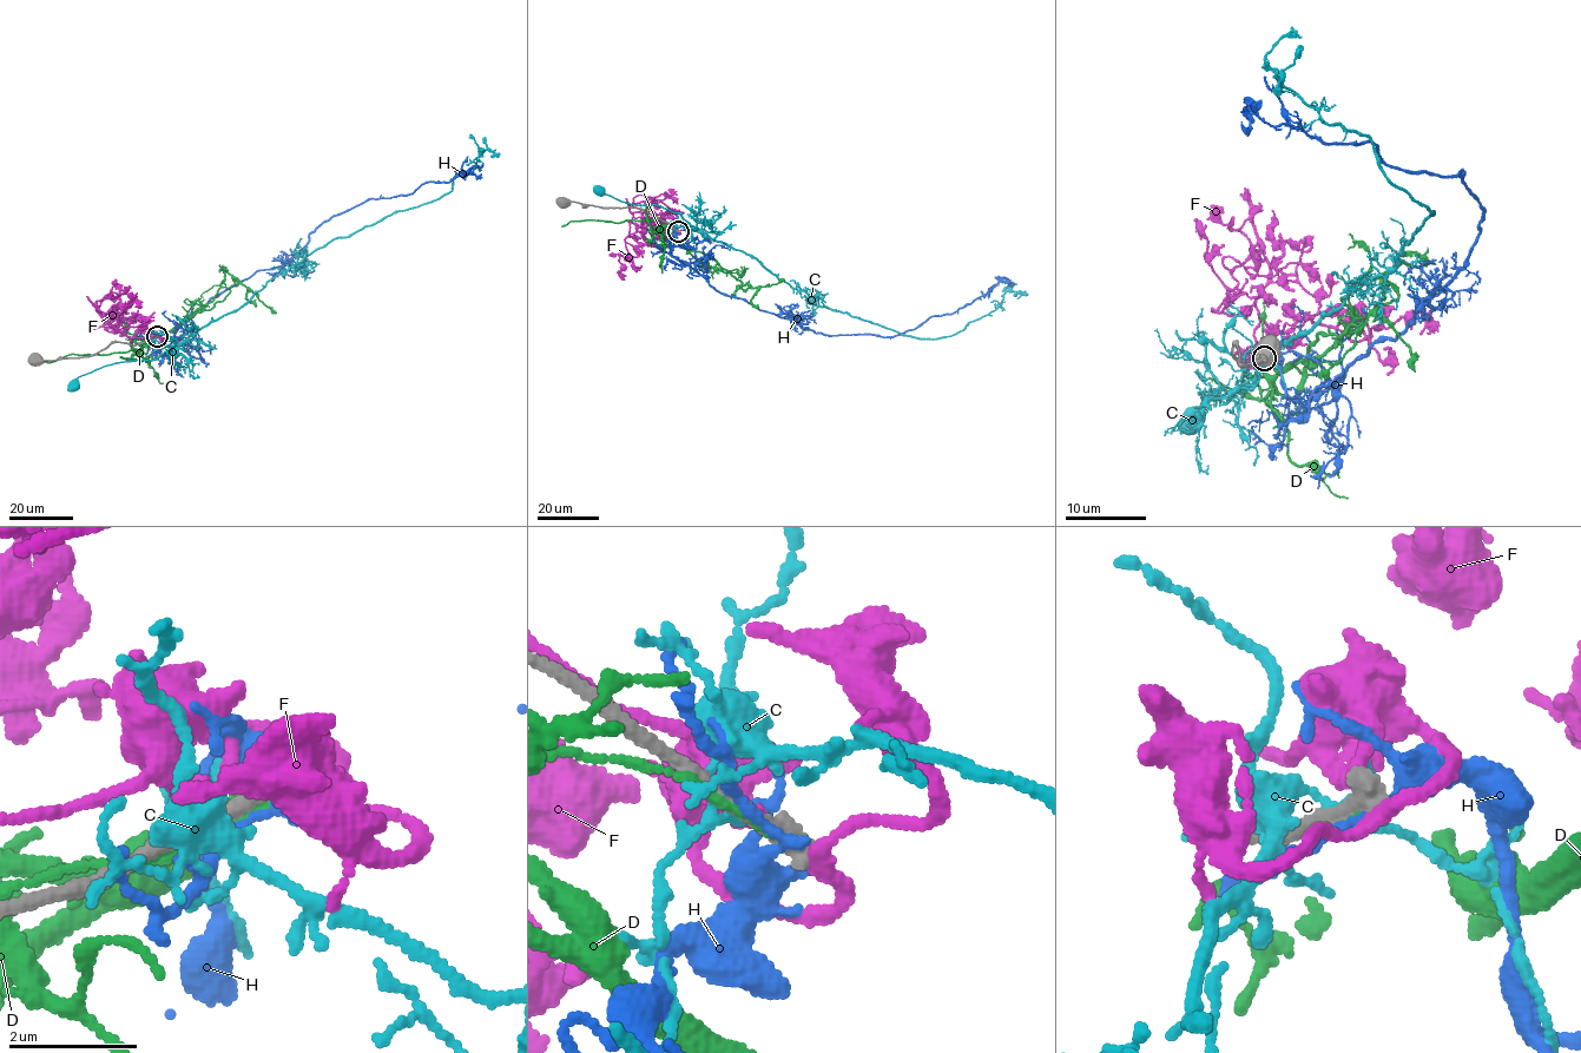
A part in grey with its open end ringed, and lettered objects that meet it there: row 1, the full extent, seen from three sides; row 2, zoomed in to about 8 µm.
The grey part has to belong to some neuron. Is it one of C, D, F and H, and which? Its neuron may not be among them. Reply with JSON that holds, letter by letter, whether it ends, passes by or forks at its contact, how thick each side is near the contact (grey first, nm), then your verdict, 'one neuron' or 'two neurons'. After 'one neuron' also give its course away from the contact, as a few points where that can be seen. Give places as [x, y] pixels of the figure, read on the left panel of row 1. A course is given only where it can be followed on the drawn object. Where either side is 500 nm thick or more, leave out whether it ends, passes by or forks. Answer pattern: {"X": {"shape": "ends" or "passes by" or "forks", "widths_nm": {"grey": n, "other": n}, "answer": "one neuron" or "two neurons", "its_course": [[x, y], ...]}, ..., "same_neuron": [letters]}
{"C": {"shape": "passes by", "widths_nm": {"grey": 240, "other": 200}, "answer": "two neurons"}, "D": {"shape": "ends", "widths_nm": {"grey": 240, "other": 170}, "answer": "two neurons"}, "F": {"shape": "passes by", "widths_nm": {"grey": 400, "other": 220}, "answer": "two neurons"}, "H": {"shape": "passes by", "widths_nm": {"grey": 440, "other": 140}, "answer": "two neurons"}, "same_neuron": []}

